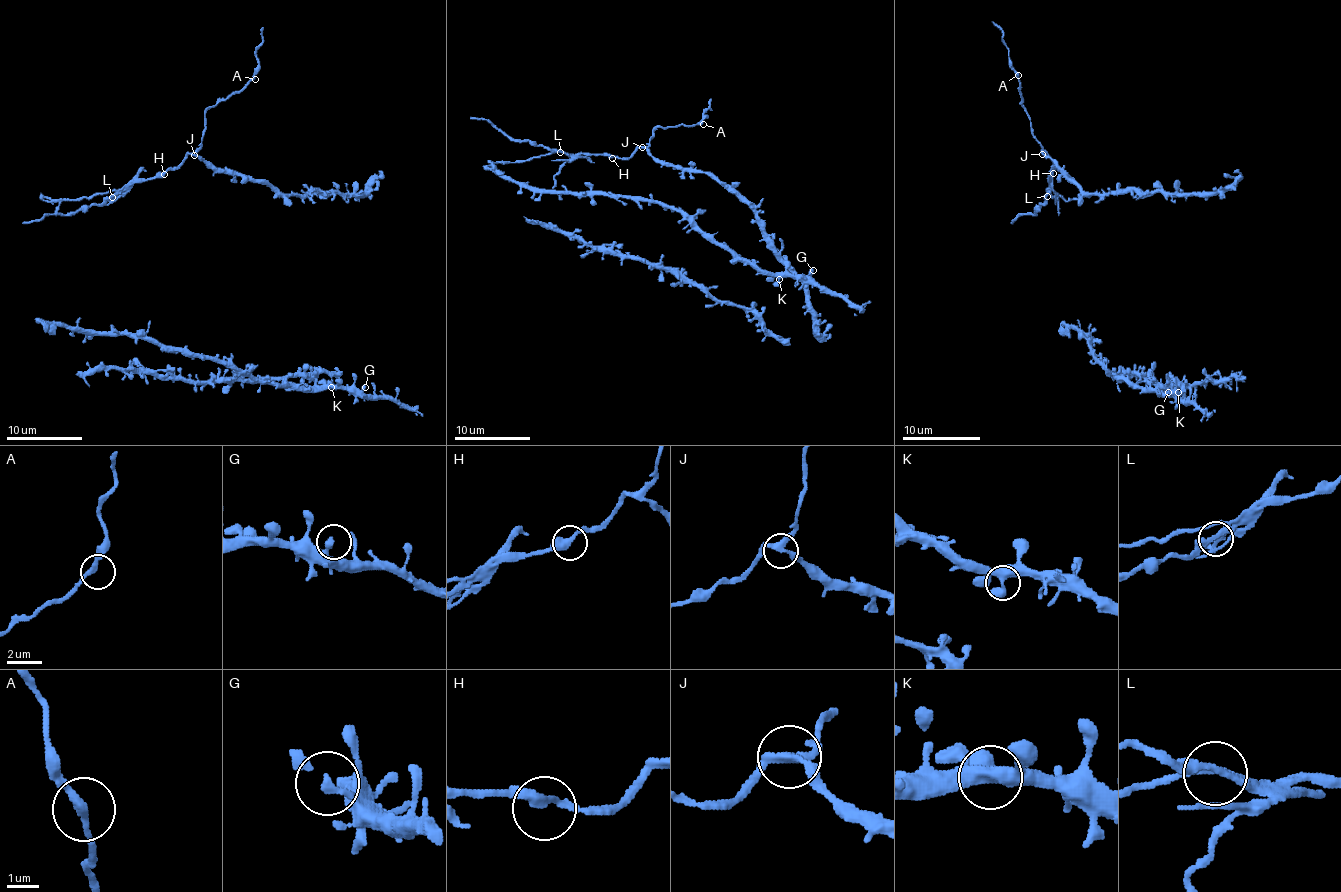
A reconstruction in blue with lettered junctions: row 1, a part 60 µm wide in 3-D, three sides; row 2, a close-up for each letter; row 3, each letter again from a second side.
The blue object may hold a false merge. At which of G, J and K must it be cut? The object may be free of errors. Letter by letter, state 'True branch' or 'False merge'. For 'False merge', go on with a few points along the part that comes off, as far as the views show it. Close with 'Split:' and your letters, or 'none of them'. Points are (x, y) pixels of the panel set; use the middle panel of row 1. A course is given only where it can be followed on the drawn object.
G: True branch
J: False merge. Course of the part to remove: (642, 146), (625, 158), (551, 150), (528, 141), (509, 139), (486, 120), (471, 116)
K: True branch
Split: J

